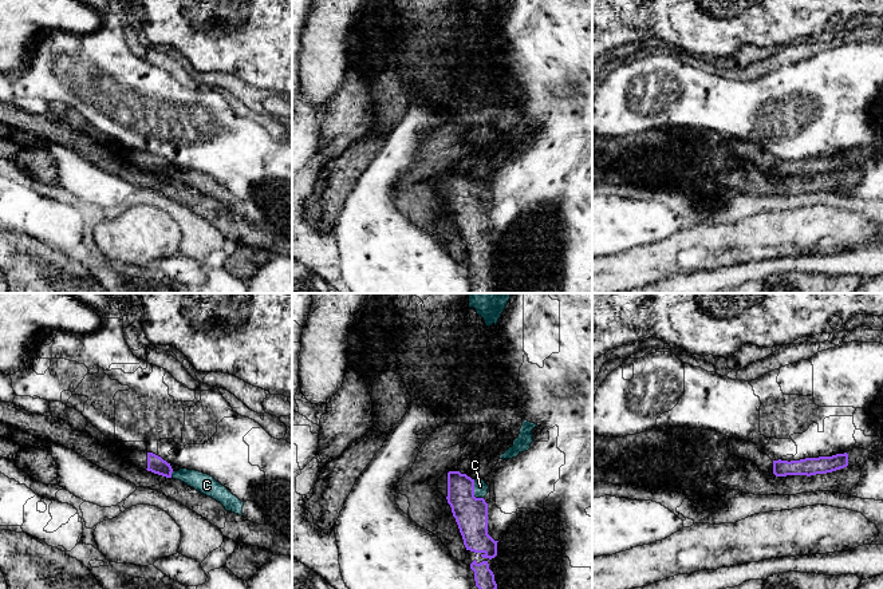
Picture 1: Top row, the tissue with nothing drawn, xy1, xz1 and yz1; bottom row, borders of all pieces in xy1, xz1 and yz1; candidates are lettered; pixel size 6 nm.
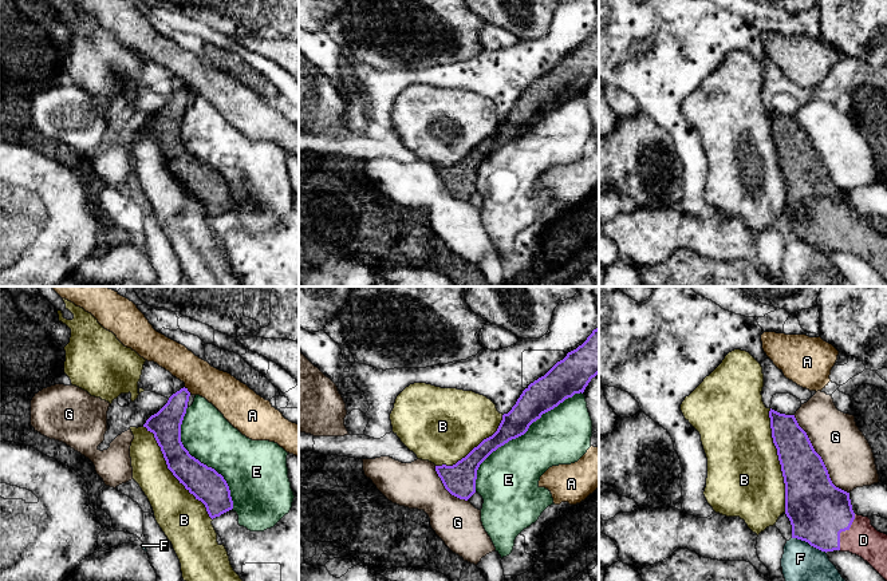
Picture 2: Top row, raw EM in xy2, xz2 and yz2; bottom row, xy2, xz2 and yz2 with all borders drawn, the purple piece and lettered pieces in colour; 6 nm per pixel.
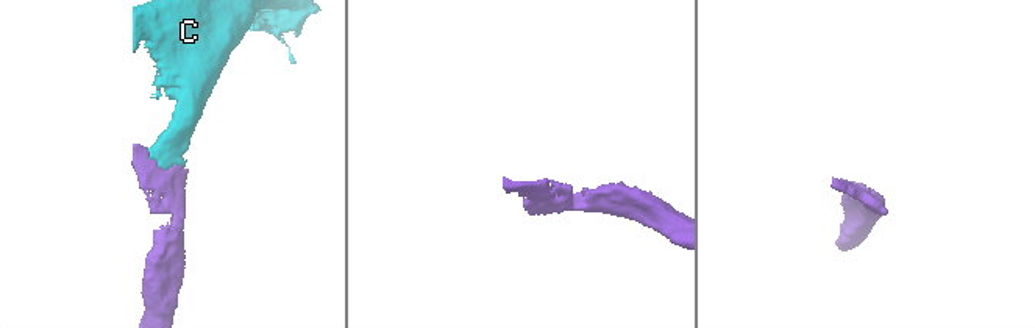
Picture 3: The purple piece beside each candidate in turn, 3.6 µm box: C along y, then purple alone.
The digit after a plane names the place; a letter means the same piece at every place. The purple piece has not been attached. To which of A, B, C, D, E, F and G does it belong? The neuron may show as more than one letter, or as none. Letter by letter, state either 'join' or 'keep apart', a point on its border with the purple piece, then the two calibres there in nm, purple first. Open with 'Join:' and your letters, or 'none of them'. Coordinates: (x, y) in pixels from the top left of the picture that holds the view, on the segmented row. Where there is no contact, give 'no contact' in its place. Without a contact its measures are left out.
Join: C, D
A: keep apart; contact xy2 (186, 390); calibres 180 and 220 nm
B: keep apart; contact xy2 (172, 471); calibres 200 and 280 nm
C: join; contact xz1 (473, 491); calibres 200 and 80 nm
D: join; contact yz2 (843, 530); calibres 360 and 200 nm
E: keep apart; contact xz2 (519, 435); calibres 190 and 360 nm
F: keep apart; contact yz2 (809, 544); calibres 360 and 220 nm
G: keep apart; contact yz2 (820, 457); calibres 320 and 300 nm

